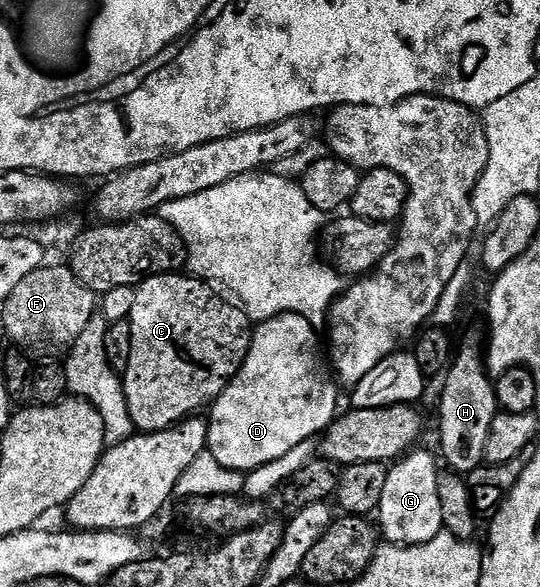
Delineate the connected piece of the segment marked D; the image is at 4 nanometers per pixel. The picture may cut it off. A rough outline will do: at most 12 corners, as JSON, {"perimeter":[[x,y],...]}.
{"perimeter":[[277,314],[212,403],[208,453],[259,469],[324,435],[316,325]]}

